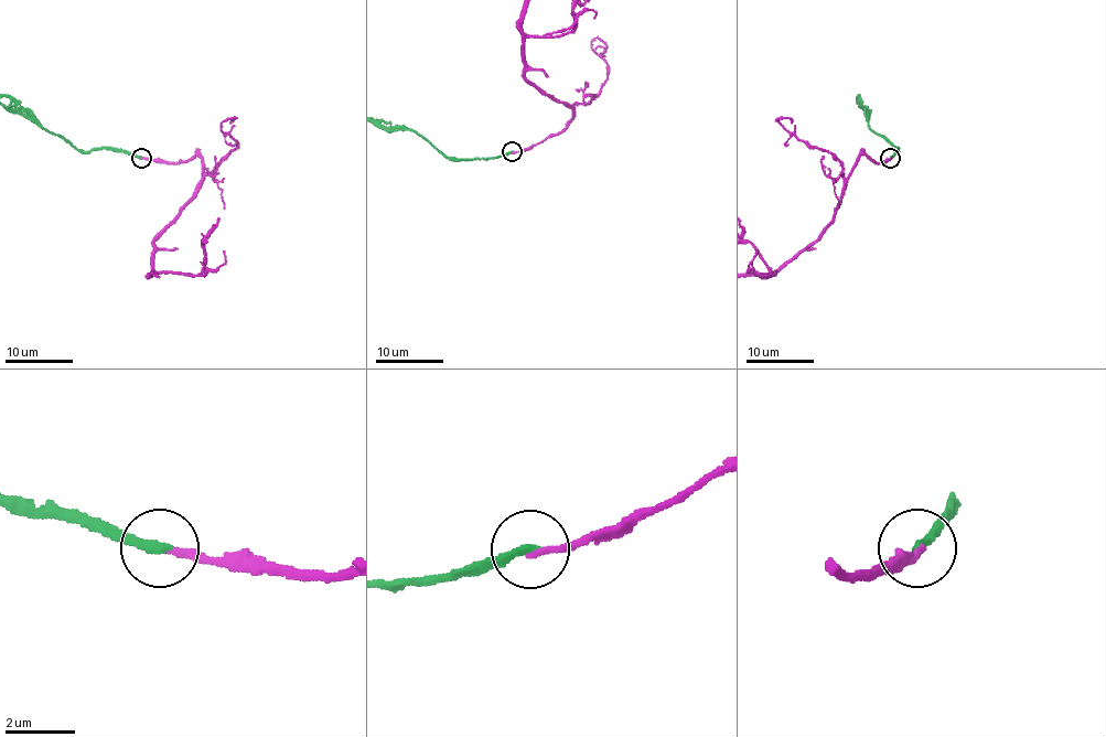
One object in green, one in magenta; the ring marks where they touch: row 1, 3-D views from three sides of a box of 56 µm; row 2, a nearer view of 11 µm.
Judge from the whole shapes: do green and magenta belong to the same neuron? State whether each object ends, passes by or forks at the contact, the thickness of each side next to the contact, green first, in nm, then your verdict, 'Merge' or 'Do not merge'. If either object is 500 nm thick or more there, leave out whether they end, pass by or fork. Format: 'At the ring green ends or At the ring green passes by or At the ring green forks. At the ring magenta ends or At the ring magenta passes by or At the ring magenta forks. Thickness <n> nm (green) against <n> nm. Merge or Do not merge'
At the ring green ends. At the ring magenta ends. Thickness 280 nm (green) against 200 nm. Do not merge

